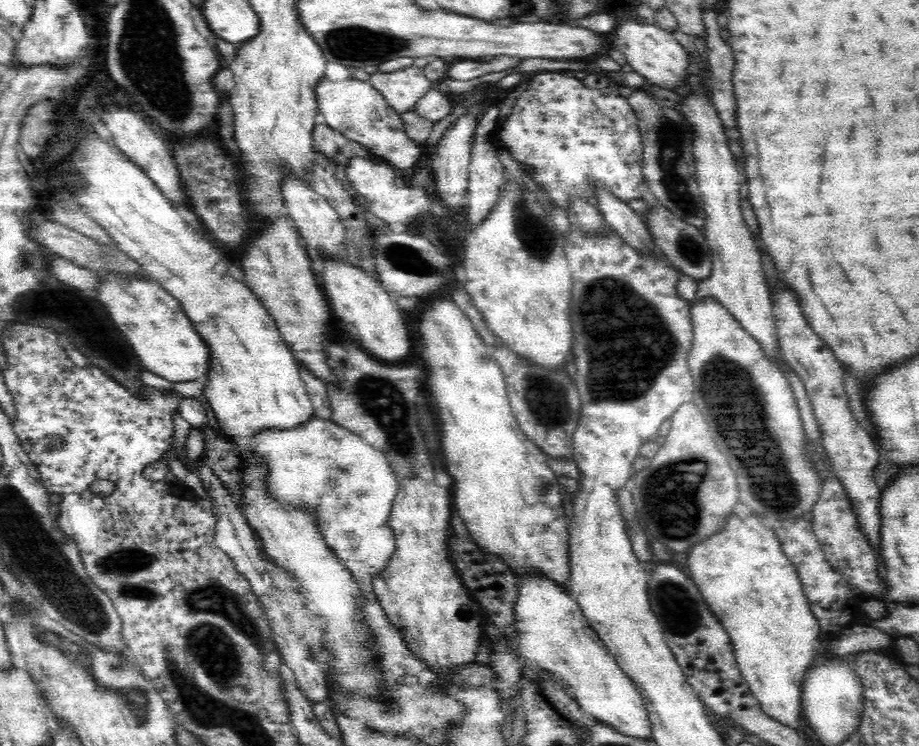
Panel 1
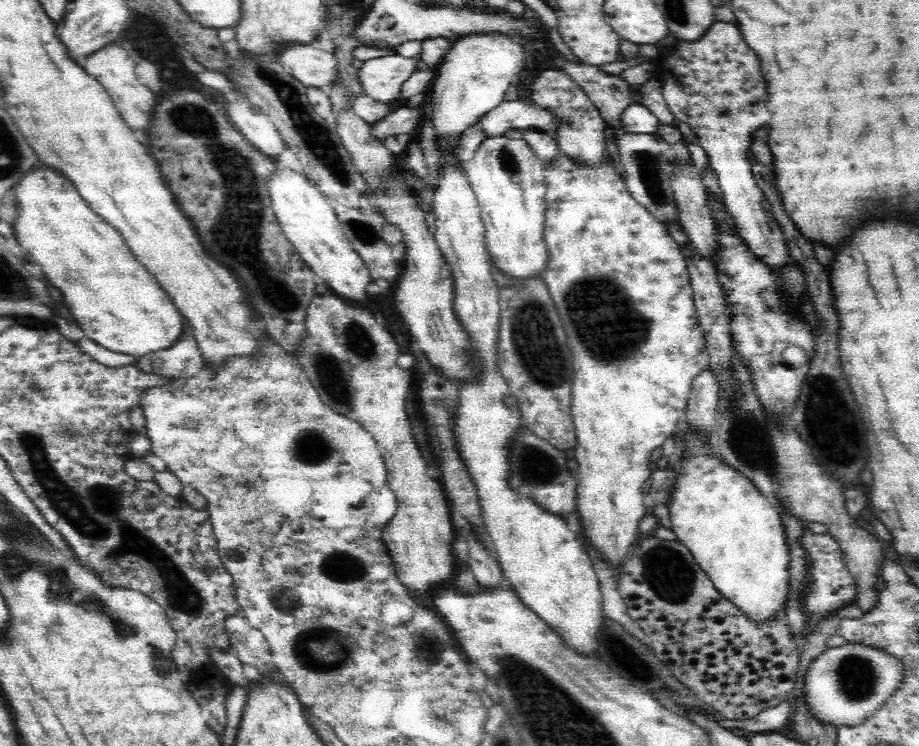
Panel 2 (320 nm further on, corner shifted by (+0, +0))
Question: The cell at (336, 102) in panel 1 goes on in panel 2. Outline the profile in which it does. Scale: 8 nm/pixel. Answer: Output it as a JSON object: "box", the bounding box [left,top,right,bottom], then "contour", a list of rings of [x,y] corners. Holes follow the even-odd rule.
{"box":[275,43,339,88],"contour":[[[286,43],[275,58],[307,87],[322,88],[339,79],[336,57],[312,43]]]}

